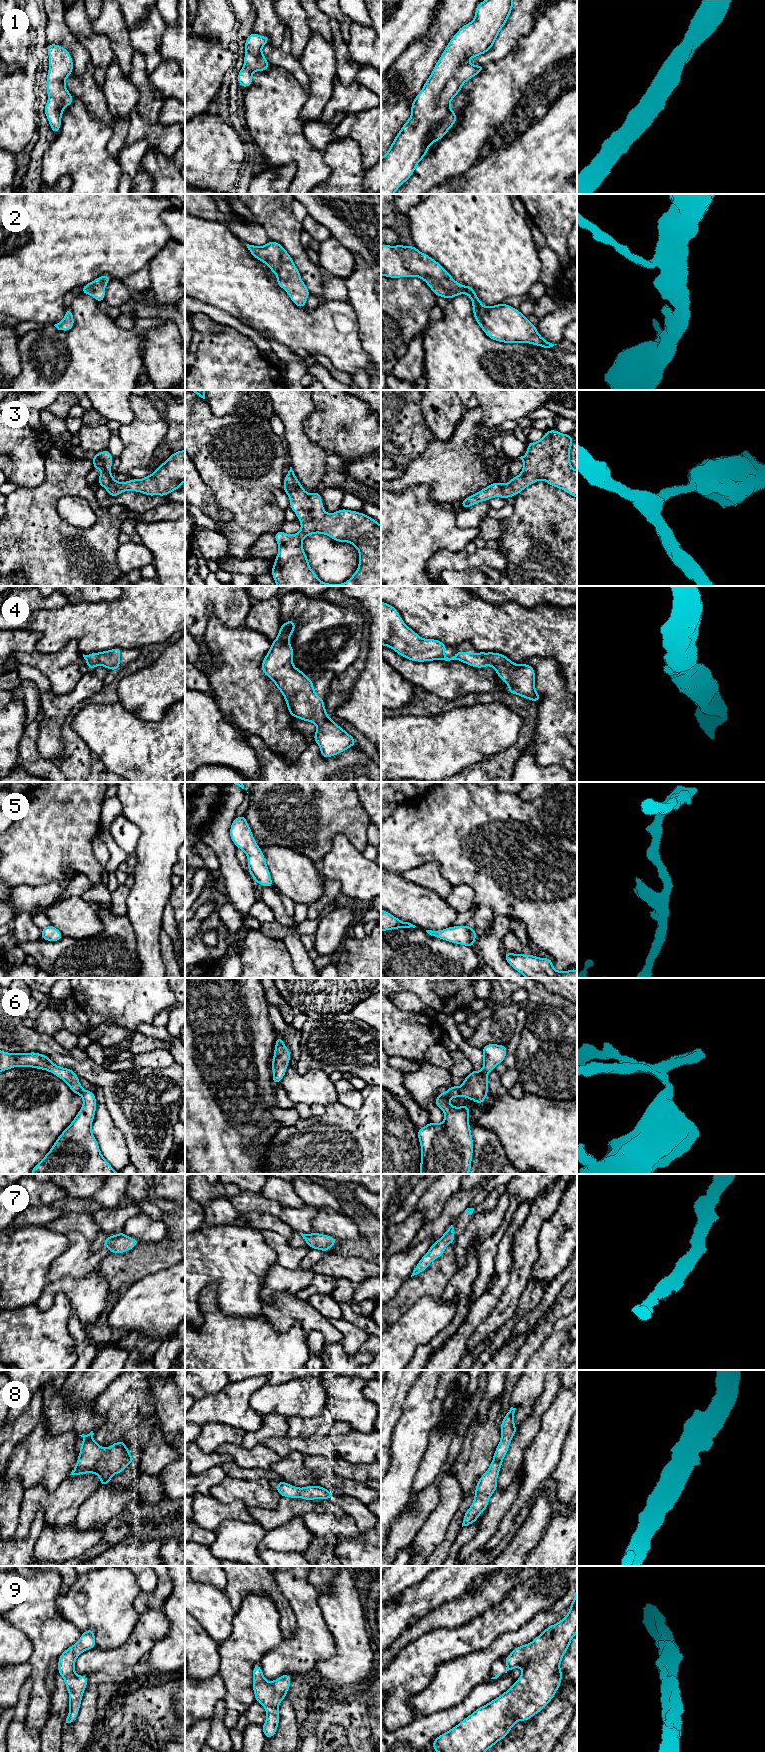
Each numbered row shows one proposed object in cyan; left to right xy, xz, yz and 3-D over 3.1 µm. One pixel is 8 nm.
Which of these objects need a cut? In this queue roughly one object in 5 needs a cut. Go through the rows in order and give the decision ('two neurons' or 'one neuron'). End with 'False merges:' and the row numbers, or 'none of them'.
1: one neuron
2: one neuron
3: one neuron
4: one neuron
5: one neuron
6: one neuron
7: one neuron
8: one neuron
9: one neuron
False merges: none of them

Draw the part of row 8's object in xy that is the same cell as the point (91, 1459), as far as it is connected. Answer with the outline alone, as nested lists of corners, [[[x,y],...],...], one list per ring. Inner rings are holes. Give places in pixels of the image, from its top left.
[[[93,1431],[87,1435],[79,1435],[84,1439],[80,1446],[80,1453],[78,1455],[77,1463],[70,1475],[83,1475],[85,1473],[96,1474],[100,1478],[100,1486],[105,1486],[111,1482],[111,1477],[114,1474],[122,1473],[128,1464],[135,1462],[135,1459],[130,1454],[123,1440],[113,1443],[107,1448],[103,1448],[96,1443],[96,1441],[93,1439],[93,1435]]]

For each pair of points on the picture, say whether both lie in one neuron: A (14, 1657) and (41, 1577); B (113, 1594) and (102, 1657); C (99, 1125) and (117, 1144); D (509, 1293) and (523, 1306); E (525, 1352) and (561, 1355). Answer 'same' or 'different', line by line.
A: different
B: different
C: same
D: different
E: different

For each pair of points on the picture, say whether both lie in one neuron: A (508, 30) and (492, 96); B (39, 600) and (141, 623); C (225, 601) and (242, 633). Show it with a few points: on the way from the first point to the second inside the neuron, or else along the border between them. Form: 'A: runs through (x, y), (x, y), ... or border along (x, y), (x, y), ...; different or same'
A: border along (518, 42), (499, 60), (490, 61), (484, 65); different
B: border along (68, 602), (58, 608), (40, 610); different
C: border along (217, 618), (229, 627), (243, 626); different

